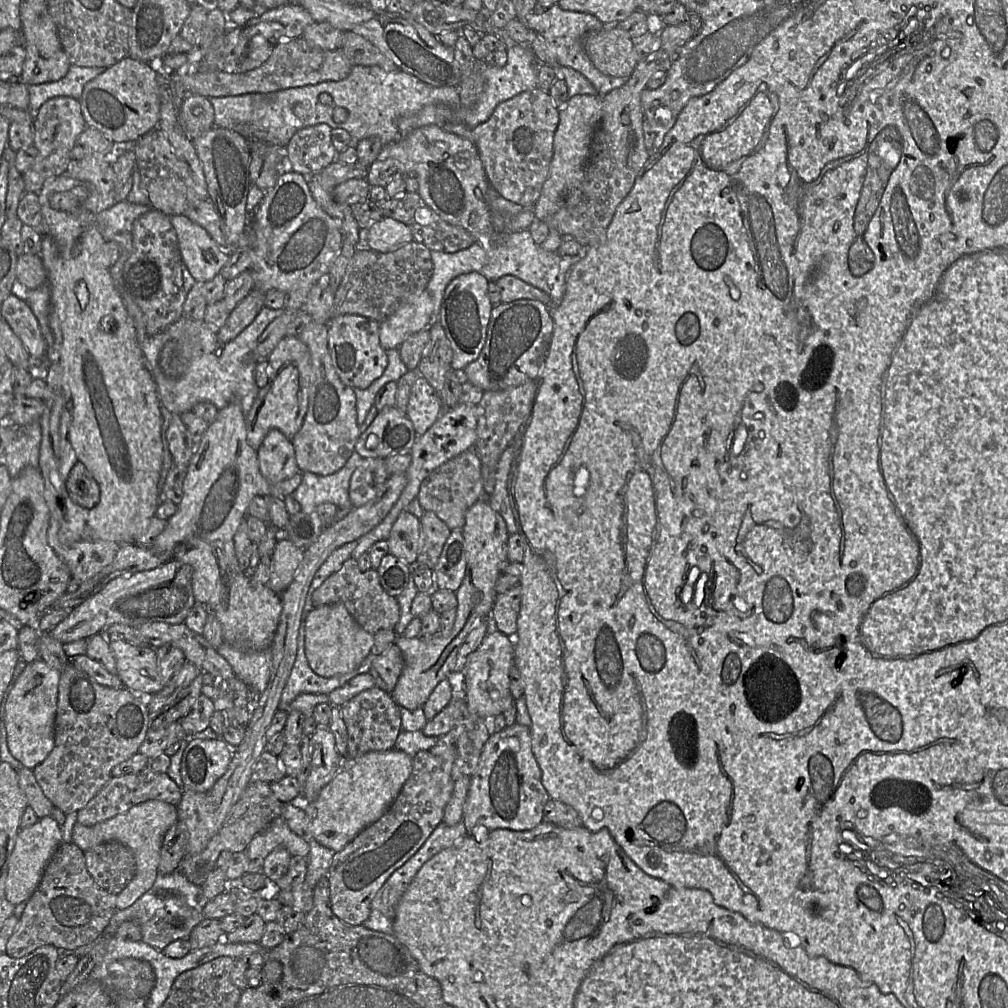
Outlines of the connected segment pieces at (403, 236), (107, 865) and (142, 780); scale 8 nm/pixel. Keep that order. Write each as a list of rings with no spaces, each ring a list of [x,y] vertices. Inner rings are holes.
[[[383,217],[368,228],[367,247],[377,252],[393,252],[413,240],[410,227],[391,217]]]
[[[108,841],[84,852],[86,867],[95,882],[119,895],[136,873],[133,851],[119,841]]]
[[[147,766],[136,773],[111,777],[88,804],[78,811],[77,822],[84,826],[93,826],[148,800],[162,800],[178,806],[181,797],[182,789],[169,777],[168,773],[158,773]]]

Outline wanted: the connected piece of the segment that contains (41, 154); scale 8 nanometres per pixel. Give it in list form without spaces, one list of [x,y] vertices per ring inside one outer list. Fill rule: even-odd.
[[[66,96],[48,99],[34,114],[32,128],[33,146],[36,147],[38,153],[34,163],[22,174],[22,177],[26,192],[39,193],[46,180],[65,173],[69,167],[71,149],[77,137],[85,129],[79,100]]]

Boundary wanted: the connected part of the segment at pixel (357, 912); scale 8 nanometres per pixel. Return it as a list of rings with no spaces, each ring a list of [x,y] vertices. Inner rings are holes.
[[[419,751],[412,772],[385,814],[363,829],[343,850],[336,852],[329,867],[330,901],[333,913],[343,922],[359,926],[370,915],[371,902],[390,875],[405,864],[442,822],[453,789],[454,752],[441,756]]]

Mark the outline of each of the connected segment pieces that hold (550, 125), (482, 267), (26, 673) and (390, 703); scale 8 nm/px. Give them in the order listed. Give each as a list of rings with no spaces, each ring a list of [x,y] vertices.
[[[536,87],[502,102],[488,121],[472,129],[475,145],[490,185],[506,200],[526,209],[533,209],[547,178],[553,156],[553,139],[559,123],[559,108],[550,95]]]
[[[529,229],[511,233],[497,233],[492,242],[475,242],[467,249],[453,253],[431,251],[433,275],[427,292],[433,300],[434,320],[437,320],[447,285],[456,277],[470,272],[482,274],[489,282],[496,282],[505,275],[516,276],[524,282],[544,291],[550,297],[550,309],[559,304],[566,288],[570,269],[581,259],[580,256],[561,256],[535,244]]]
[[[41,658],[27,663],[10,691],[4,710],[7,745],[12,756],[33,770],[50,754],[55,745],[55,717],[61,672]]]
[[[374,686],[364,690],[340,706],[340,713],[347,728],[348,743],[346,760],[355,760],[359,756],[371,751],[386,751],[394,748],[397,736],[402,731],[401,715],[397,703],[391,694]]]

